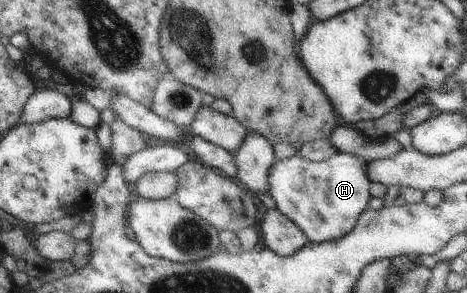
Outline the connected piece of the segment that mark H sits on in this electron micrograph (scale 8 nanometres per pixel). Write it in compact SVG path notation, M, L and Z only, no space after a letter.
M299 153L276 161L269 168L269 190L275 201L276 208L287 218L290 218L307 236L308 240L315 243L327 240L337 240L351 232L361 213L367 209L370 193L370 180L367 176L367 163L371 160L359 158L351 153L335 153L324 161L311 161Z

